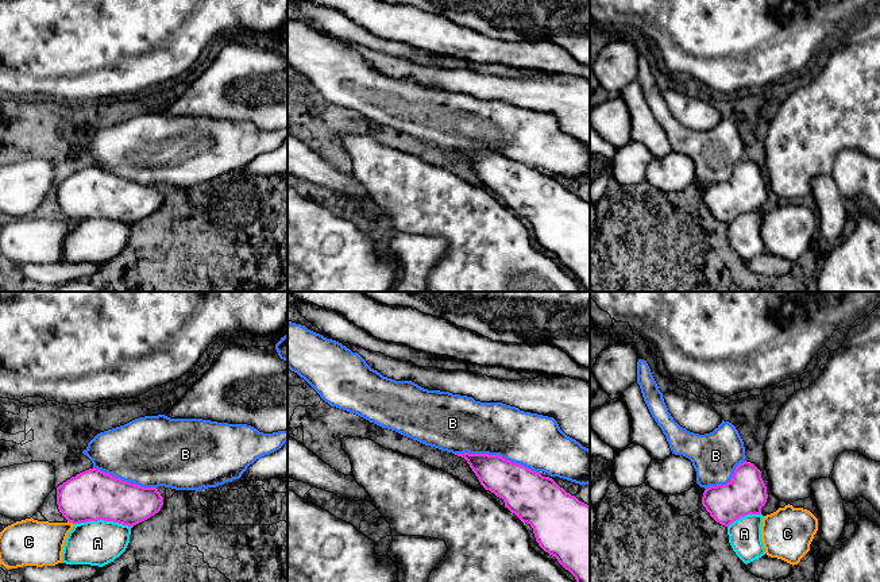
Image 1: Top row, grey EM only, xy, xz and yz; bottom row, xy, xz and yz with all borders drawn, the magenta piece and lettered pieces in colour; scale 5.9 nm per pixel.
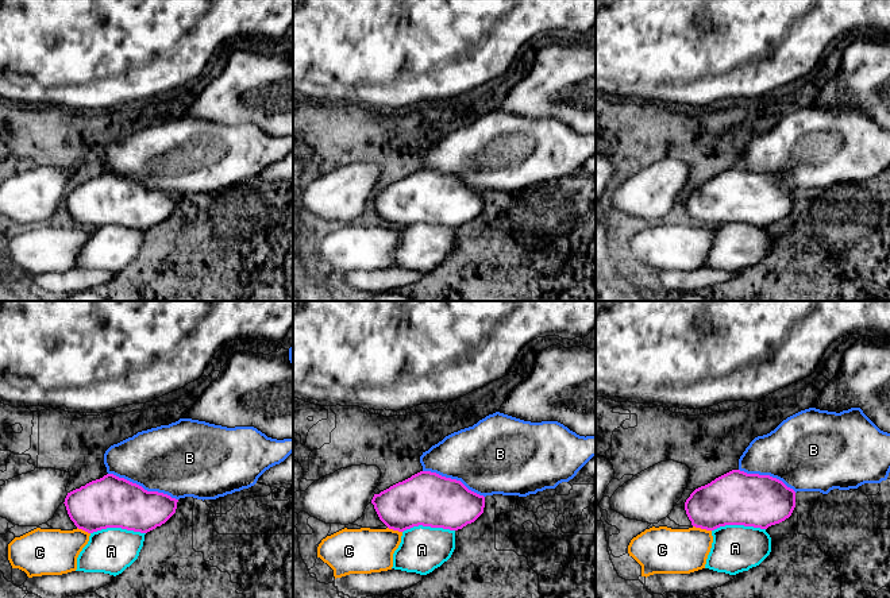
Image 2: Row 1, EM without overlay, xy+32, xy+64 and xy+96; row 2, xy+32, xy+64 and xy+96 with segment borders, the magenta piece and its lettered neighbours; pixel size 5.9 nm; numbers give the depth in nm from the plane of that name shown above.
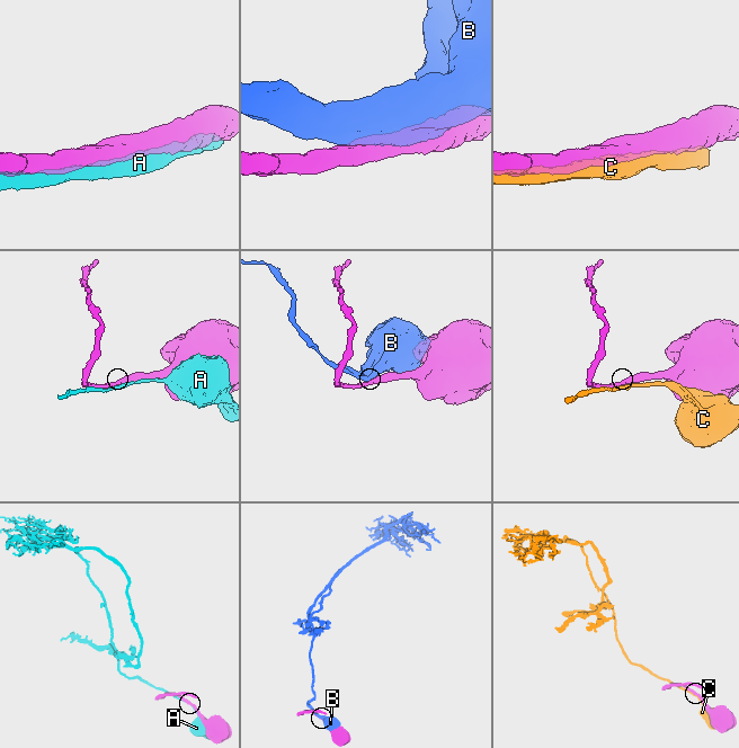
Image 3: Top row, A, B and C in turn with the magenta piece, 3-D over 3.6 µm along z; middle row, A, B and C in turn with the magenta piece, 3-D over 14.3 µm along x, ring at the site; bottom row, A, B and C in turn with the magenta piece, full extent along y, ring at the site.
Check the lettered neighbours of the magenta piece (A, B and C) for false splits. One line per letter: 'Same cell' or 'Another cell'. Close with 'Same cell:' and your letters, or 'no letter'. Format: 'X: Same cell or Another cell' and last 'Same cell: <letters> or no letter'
A: Another cell
B: Another cell
C: Another cell
Same cell: no letter

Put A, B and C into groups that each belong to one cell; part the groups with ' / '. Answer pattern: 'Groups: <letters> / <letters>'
Groups: A / B / C

